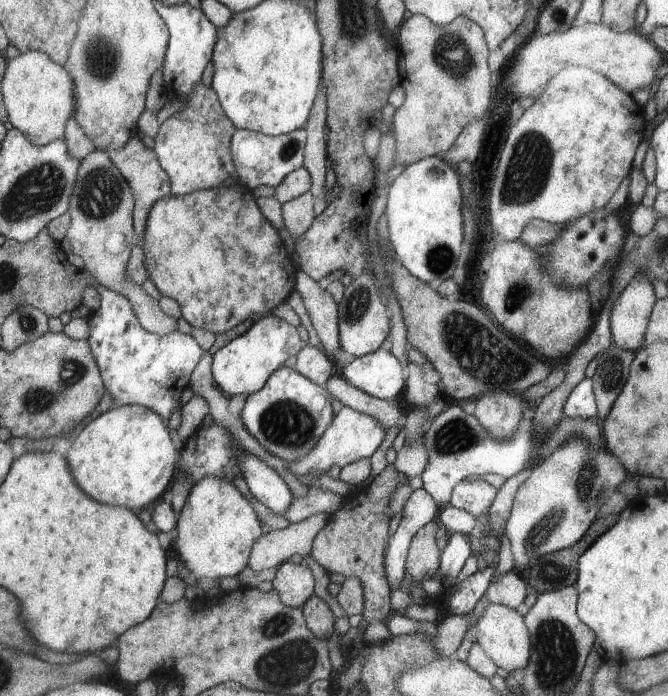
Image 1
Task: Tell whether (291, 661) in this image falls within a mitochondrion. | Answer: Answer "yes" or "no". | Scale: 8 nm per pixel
yes

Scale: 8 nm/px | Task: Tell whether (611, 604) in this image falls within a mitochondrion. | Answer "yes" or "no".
no

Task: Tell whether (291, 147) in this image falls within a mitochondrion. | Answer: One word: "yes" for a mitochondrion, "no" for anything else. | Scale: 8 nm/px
yes

